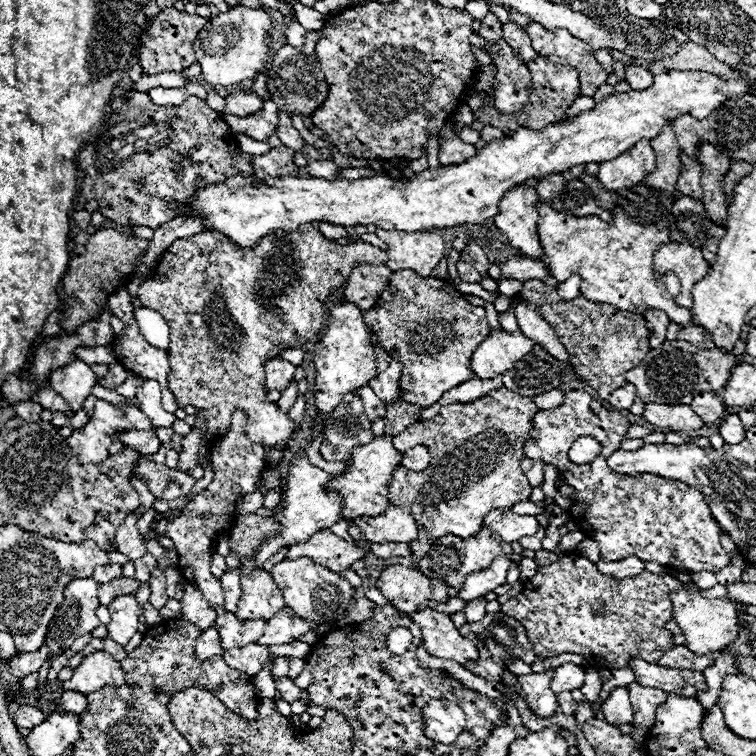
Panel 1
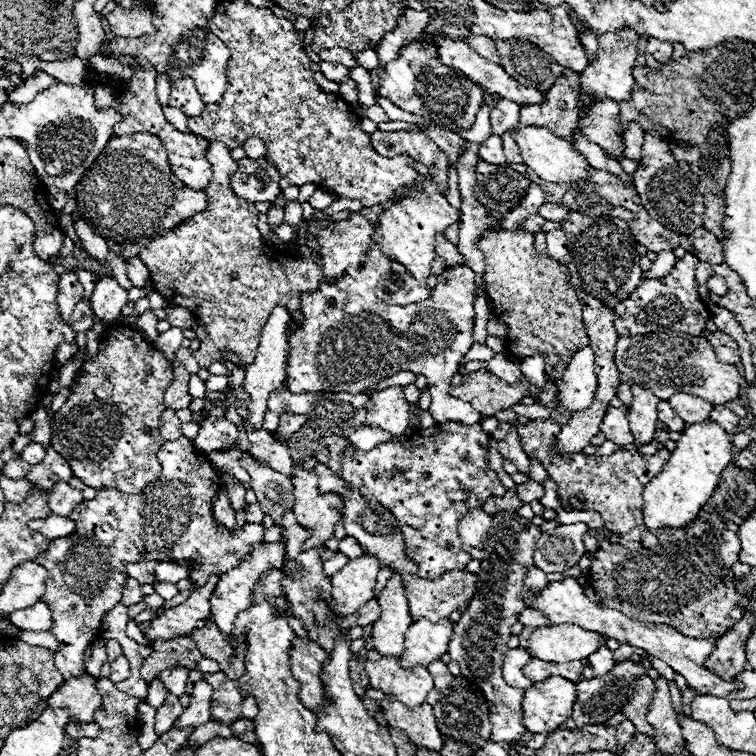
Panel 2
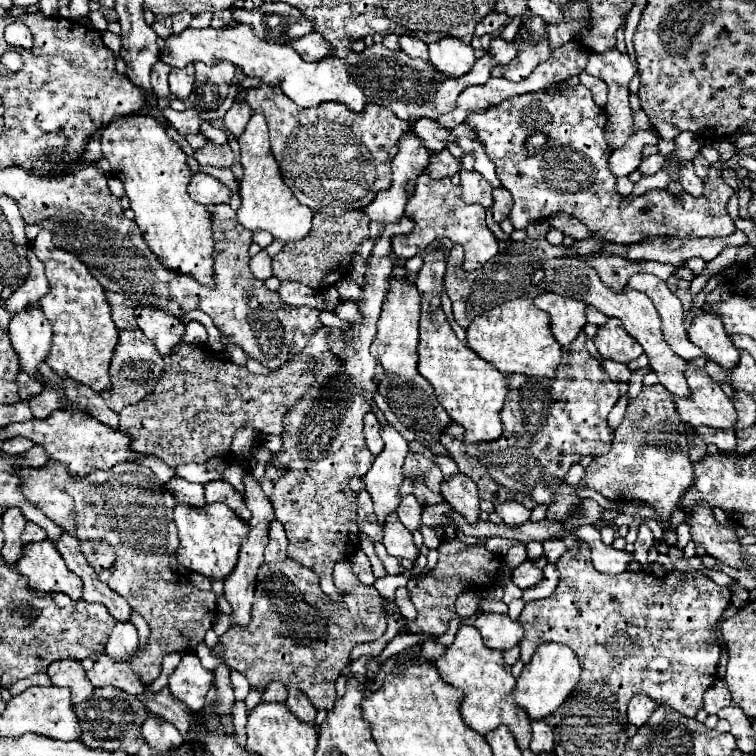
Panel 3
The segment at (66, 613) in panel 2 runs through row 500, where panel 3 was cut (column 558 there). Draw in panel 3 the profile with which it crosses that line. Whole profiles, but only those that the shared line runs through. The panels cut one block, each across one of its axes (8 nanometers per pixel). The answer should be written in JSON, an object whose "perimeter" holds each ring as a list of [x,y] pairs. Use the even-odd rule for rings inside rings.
{"perimeter":[[[560,82],[532,94],[508,98],[482,114],[470,114],[466,122],[486,146],[488,158],[496,164],[498,180],[514,198],[510,210],[514,228],[526,228],[530,220],[564,212],[578,218],[592,236],[616,244],[636,244],[650,236],[702,238],[736,232],[726,210],[734,190],[718,176],[724,168],[722,162],[710,168],[704,192],[698,198],[688,192],[674,196],[666,188],[648,190],[642,196],[620,196],[616,192],[616,176],[608,168],[612,148],[604,140],[606,114],[594,104],[592,92],[582,84],[568,86]],[[536,132],[548,136],[548,146],[544,152],[528,154],[526,138]]]}

